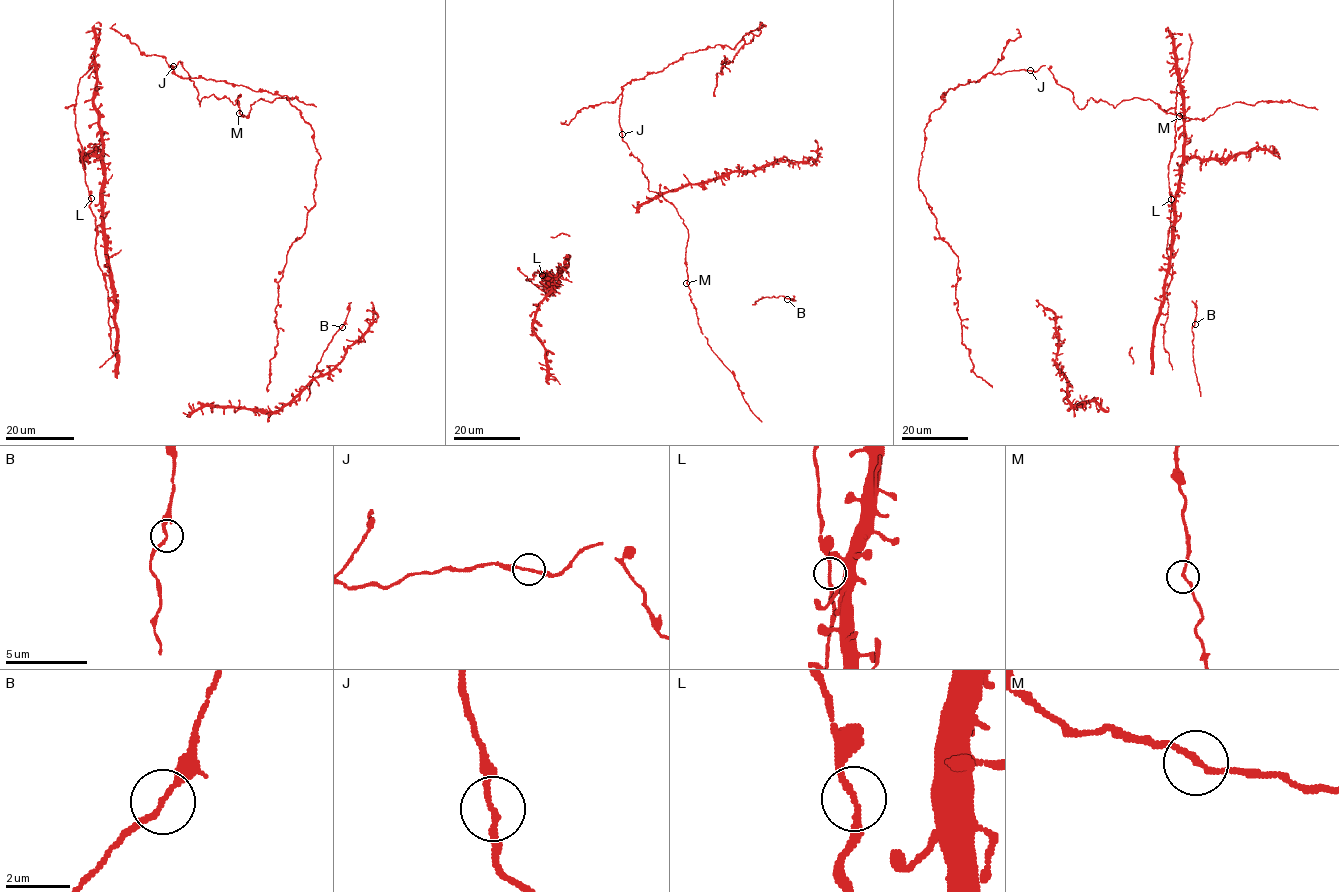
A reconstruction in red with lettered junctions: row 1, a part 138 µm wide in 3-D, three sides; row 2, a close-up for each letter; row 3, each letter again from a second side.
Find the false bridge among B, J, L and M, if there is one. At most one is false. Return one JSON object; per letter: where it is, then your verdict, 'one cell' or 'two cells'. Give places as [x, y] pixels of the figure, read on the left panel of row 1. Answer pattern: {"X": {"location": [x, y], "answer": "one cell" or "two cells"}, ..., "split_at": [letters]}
{"B": {"location": [342, 327], "answer": "one cell"}, "J": {"location": [173, 66], "answer": "one cell"}, "L": {"location": [91, 198], "answer": "one cell"}, "M": {"location": [239, 113], "answer": "one cell"}, "split_at": []}

